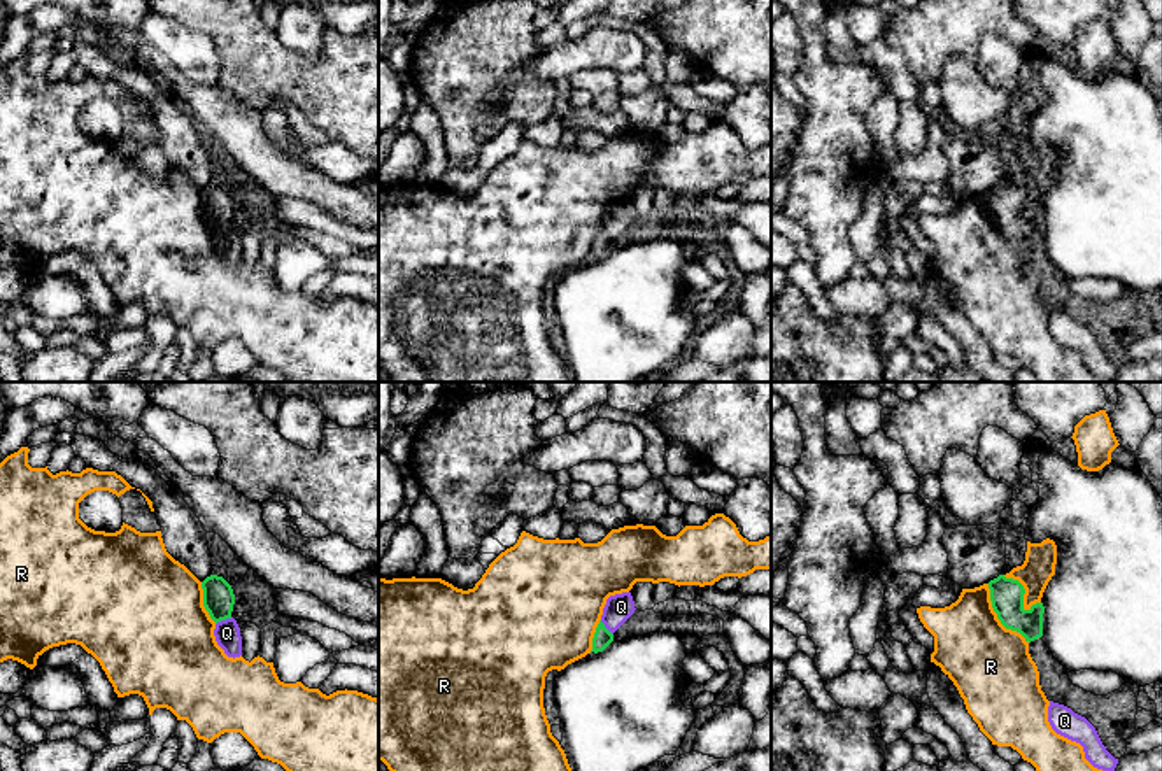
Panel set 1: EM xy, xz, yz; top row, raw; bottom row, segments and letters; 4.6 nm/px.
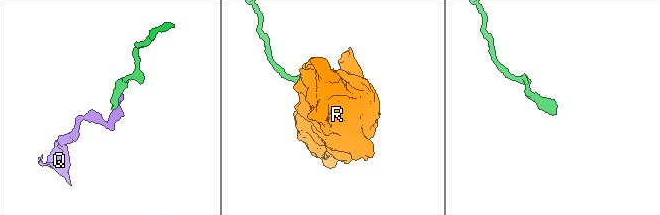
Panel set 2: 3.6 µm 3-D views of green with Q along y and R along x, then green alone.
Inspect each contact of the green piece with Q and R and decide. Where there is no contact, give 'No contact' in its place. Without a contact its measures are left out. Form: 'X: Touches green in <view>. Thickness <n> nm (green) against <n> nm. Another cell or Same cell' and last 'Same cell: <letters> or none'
Q: Touches green in xy. Thickness 140 nm (green) against 120 nm. Another cell
R: Touches green in yz. Thickness 160 nm (green) against 380 nm. Another cell
Same cell: none

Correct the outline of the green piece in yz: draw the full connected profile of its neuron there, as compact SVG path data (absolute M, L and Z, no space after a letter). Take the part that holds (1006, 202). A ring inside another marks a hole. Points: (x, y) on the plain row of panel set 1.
M999 182L988 189L992 216L1006 237L1020 240L1025 249L1043 244L1043 210L1024 216L1025 196L1018 187Z

